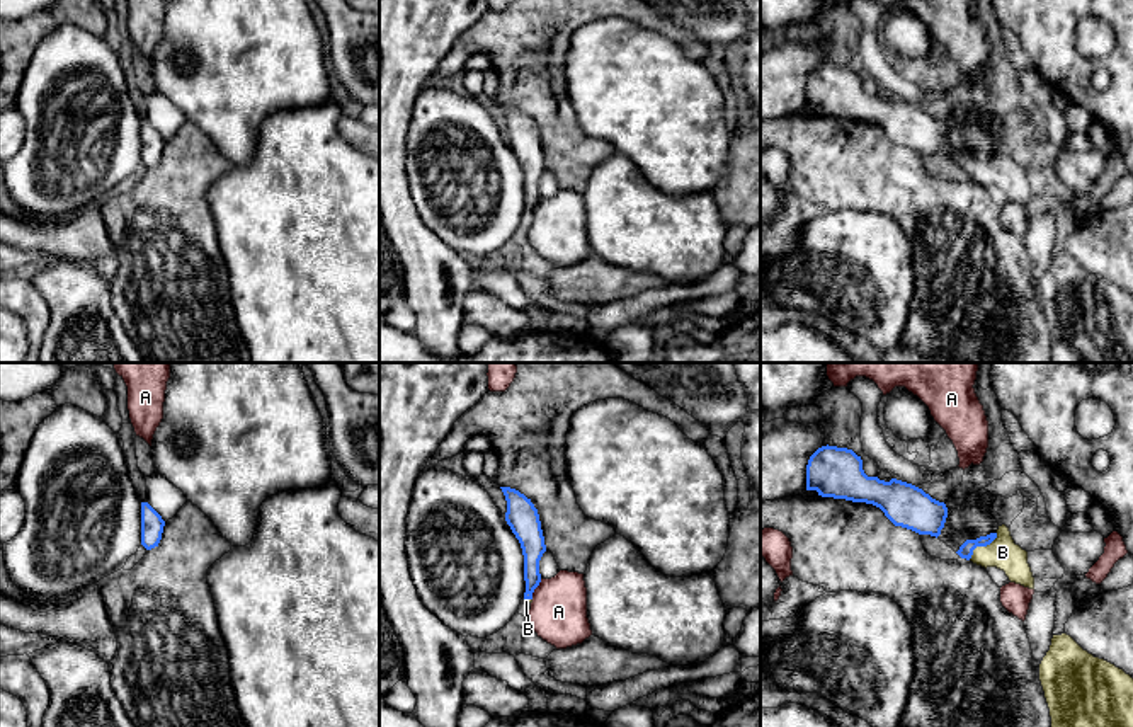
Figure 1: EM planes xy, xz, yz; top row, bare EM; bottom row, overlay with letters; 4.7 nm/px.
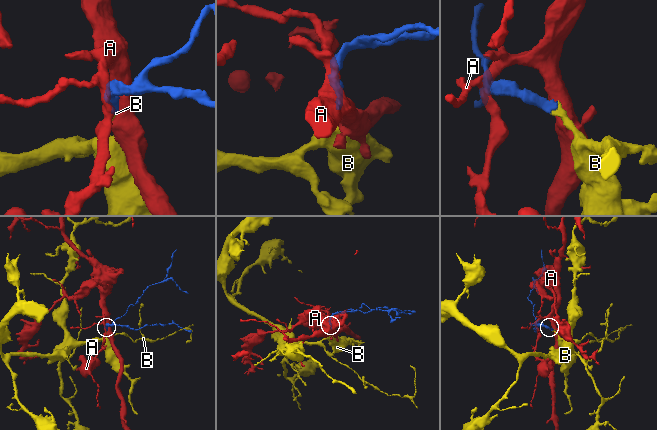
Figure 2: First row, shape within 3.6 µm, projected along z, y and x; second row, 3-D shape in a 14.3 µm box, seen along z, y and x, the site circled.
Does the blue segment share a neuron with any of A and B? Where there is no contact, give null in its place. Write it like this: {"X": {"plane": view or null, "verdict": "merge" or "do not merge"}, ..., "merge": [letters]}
{"A": {"plane": "xz", "verdict": "do not merge"}, "B": {"plane": "yz", "verdict": "merge"}, "merge": ["B"]}

